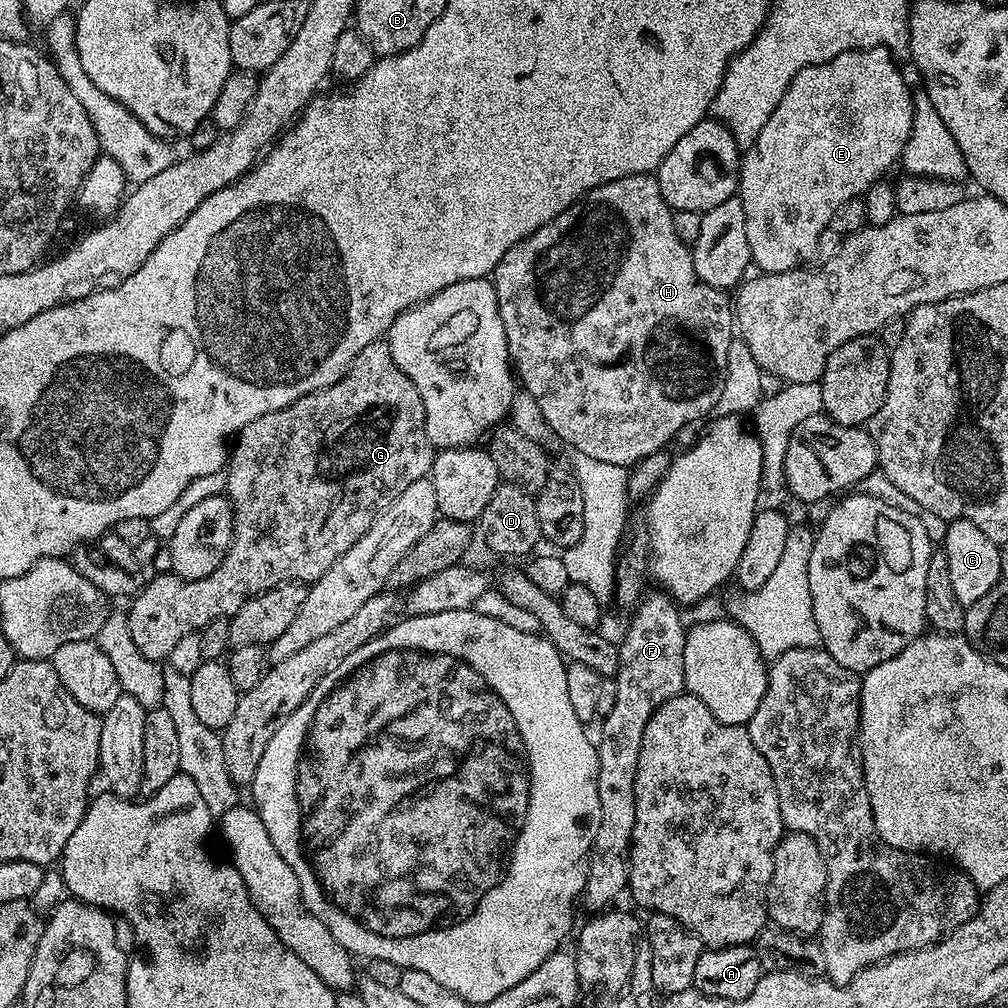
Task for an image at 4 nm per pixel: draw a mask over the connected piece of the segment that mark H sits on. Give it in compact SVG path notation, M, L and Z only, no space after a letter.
M647 172L630 174L585 192L558 218L546 222L534 234L520 240L498 262L494 273L498 310L502 314L502 326L506 330L508 358L512 361L515 375L523 391L538 402L542 418L554 430L554 434L573 452L599 458L601 462L614 462L614 466L627 469L650 454L667 449L668 443L687 424L700 420L704 415L715 413L718 398L722 398L722 386L726 382L726 358L730 342L734 339L734 308L721 289L710 286L698 278L692 261L692 249L674 234L673 211L658 190L655 175Z

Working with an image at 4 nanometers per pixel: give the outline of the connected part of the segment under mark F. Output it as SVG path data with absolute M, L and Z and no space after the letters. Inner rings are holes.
M663 590L655 591L635 605L636 613L624 637L618 640L618 668L614 677L618 695L614 710L603 717L601 724L604 725L600 728L600 740L598 736L596 744L600 821L588 855L588 873L582 893L582 904L584 900L589 908L587 911L592 914L605 911L613 905L610 903L616 895L628 887L628 849L632 847L634 828L634 778L646 722L650 722L654 710L658 710L662 702L685 691L682 654L686 623L671 595Z

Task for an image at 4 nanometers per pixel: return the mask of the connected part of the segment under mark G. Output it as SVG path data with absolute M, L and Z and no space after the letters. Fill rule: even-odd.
M383 339L374 341L370 346L366 346L366 350L362 350L362 354L358 354L358 358L354 358L348 372L338 382L334 382L334 386L323 388L321 392L311 392L282 410L274 410L270 414L254 418L254 422L250 422L235 437L226 460L226 499L232 506L232 541L226 550L226 558L222 558L222 562L208 576L197 580L180 580L178 583L177 577L172 574L153 575L145 583L144 589L131 597L129 604L132 605L126 608L130 638L134 638L134 646L138 646L138 650L146 658L157 662L167 661L170 650L174 650L175 644L186 634L196 632L215 620L230 618L251 596L279 584L295 582L311 585L313 580L322 578L322 574L326 574L326 570L330 570L330 566L334 566L334 562L338 562L338 558L342 558L342 554L346 554L346 550L350 550L350 546L354 546L354 542L358 542L358 538L362 538L362 534L370 530L370 526L380 517L380 513L391 506L394 498L398 498L398 494L402 494L406 486L425 479L431 473L433 455L432 443L424 429L424 407L418 394L418 386L414 386L414 382L410 382L410 378L406 378L406 374L398 370L398 362L394 362L387 343Z

